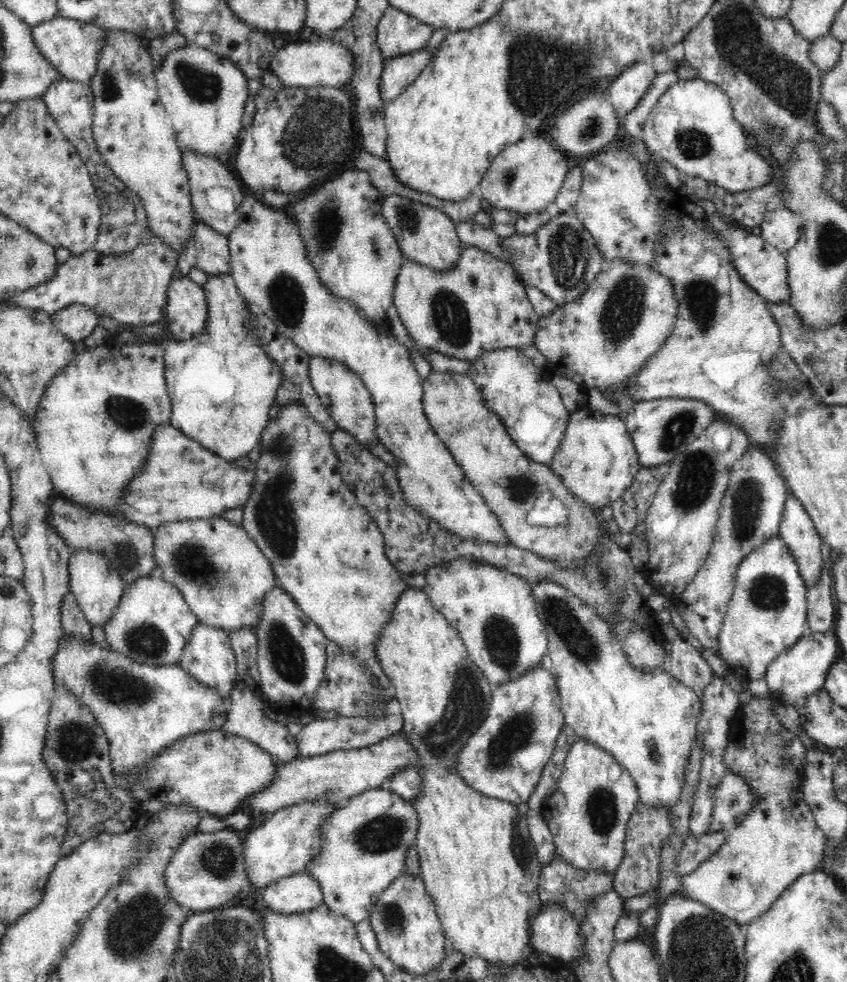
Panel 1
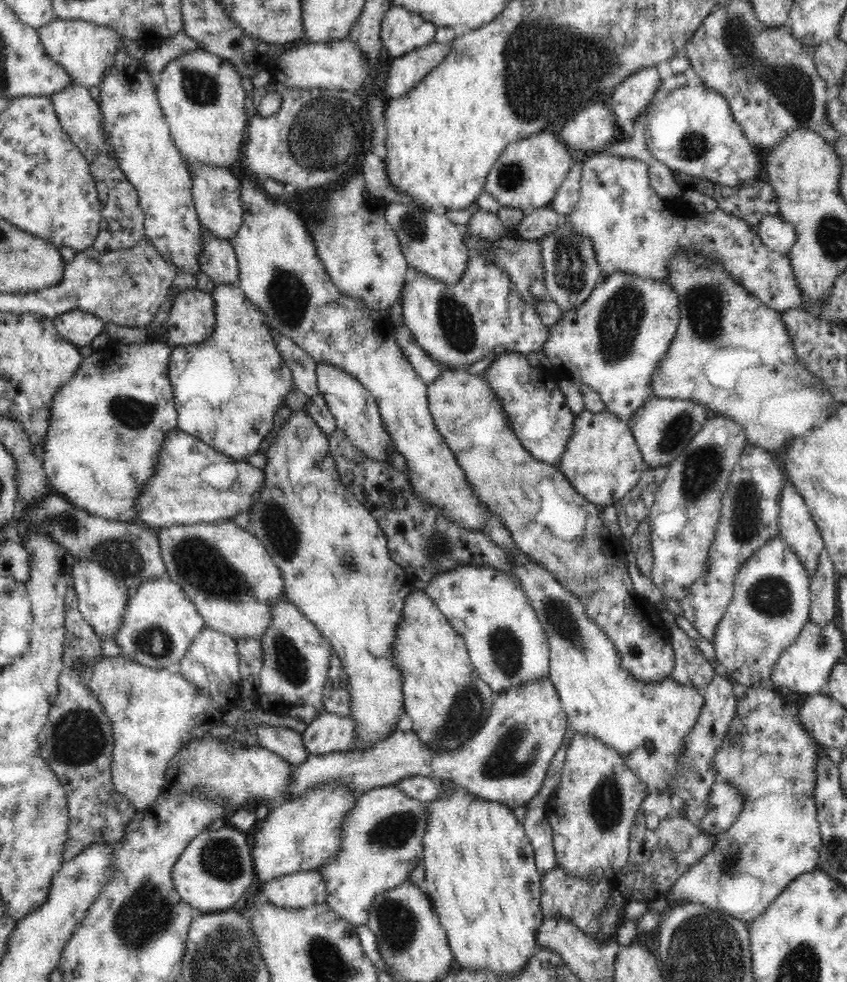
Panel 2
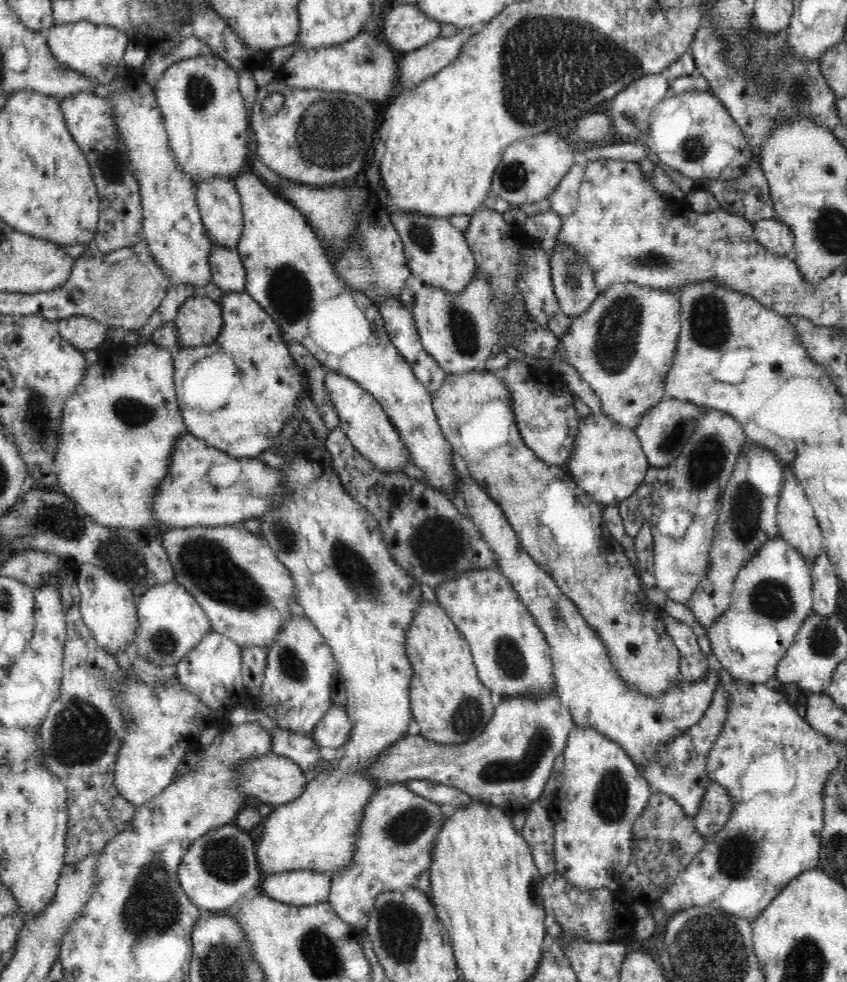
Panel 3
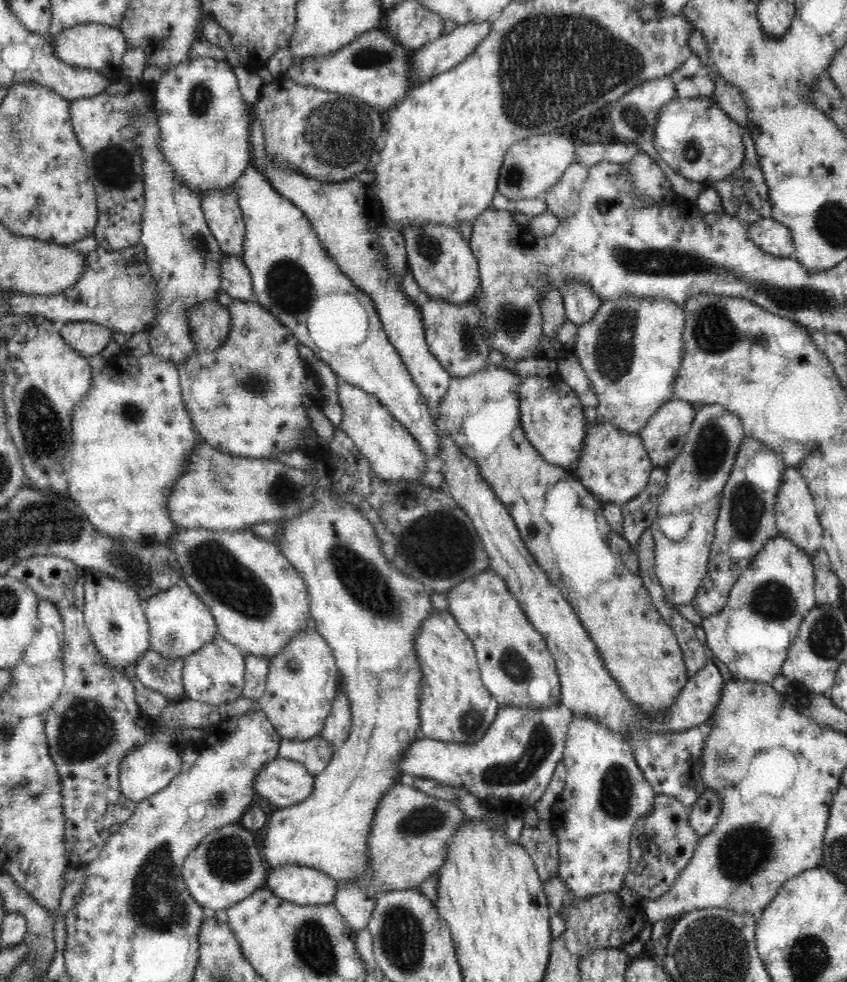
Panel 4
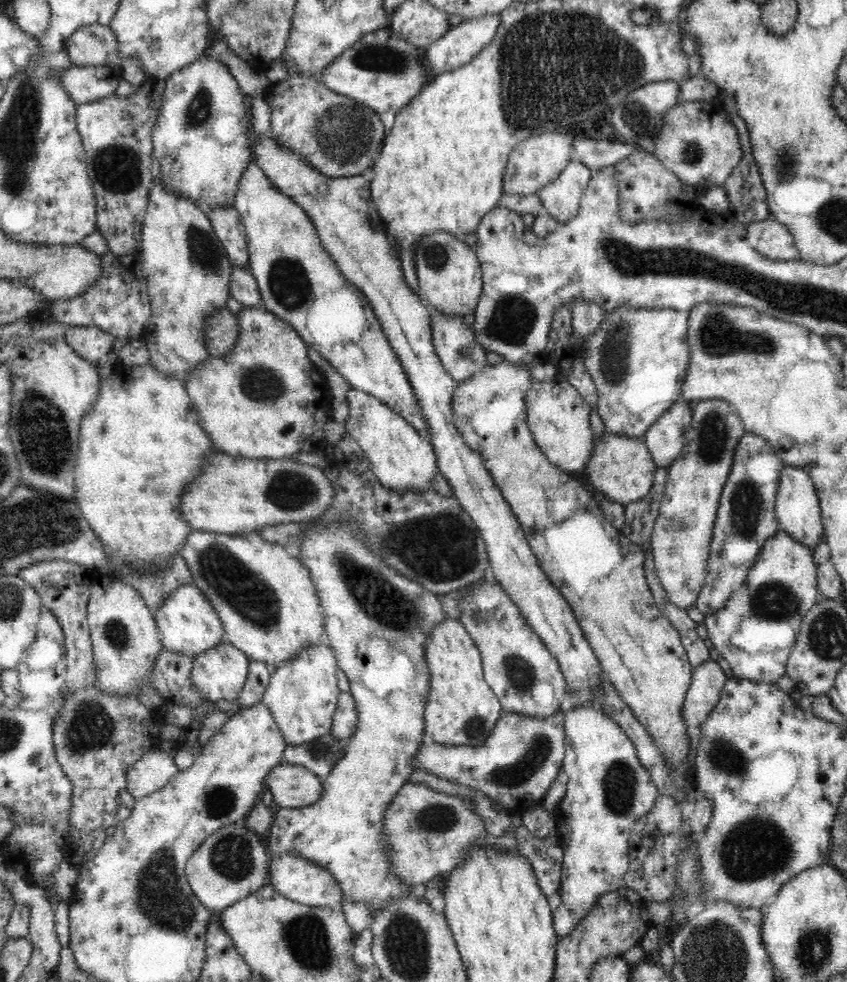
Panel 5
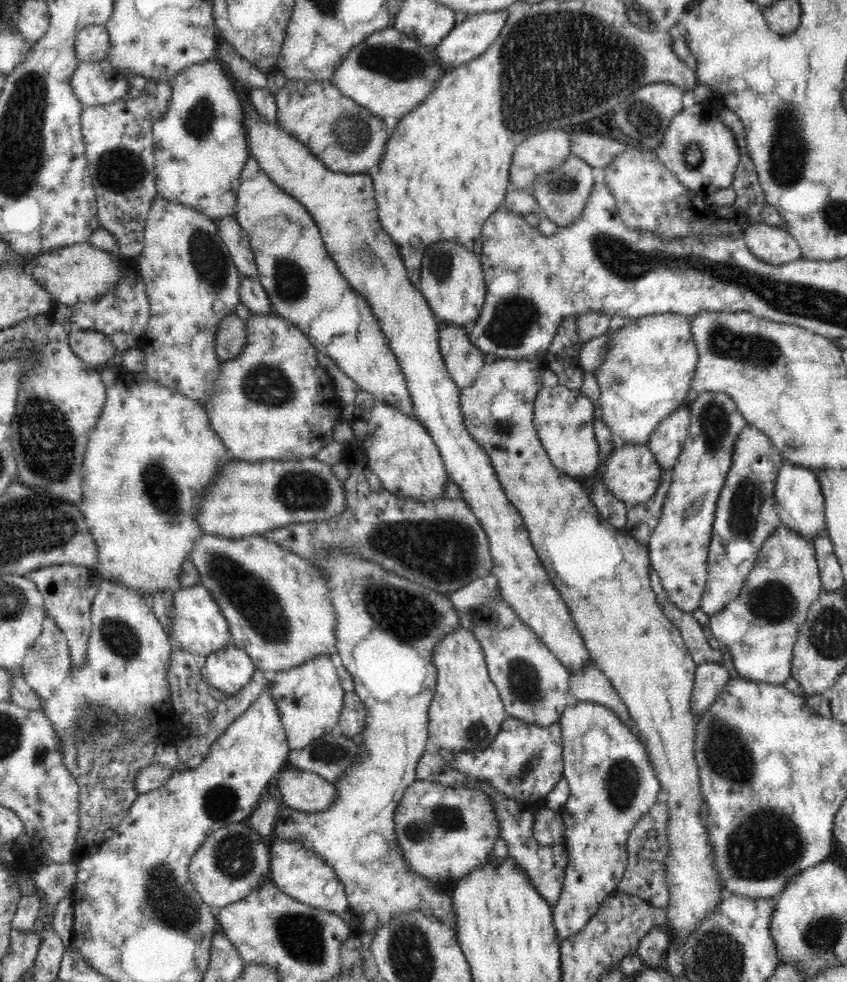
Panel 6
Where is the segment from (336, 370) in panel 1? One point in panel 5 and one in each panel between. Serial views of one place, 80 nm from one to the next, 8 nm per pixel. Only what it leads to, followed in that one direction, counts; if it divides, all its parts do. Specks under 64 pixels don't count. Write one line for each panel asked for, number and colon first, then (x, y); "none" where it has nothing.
2: (355, 409)
3: (362, 418)
4: (393, 453)
5: (401, 458)

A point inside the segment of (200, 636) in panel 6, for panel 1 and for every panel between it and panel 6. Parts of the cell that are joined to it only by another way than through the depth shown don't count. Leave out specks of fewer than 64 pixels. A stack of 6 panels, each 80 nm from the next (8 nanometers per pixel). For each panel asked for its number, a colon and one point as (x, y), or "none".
1: (152, 624)
2: (160, 624)
3: (171, 623)
4: (179, 623)
5: (187, 622)

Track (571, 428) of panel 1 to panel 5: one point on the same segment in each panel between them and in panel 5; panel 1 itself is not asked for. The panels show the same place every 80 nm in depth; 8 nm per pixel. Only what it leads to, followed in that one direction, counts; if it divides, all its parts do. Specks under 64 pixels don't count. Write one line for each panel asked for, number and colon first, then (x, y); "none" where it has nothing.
2: (602, 461)
3: (607, 462)
4: (613, 465)
5: (621, 468)

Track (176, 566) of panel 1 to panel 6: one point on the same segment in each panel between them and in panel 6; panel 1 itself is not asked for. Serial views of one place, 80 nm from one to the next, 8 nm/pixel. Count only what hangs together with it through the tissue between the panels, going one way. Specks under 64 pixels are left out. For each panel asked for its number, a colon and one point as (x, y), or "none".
2: (224, 570)
3: (247, 593)
4: (258, 600)
5: (265, 598)
6: (277, 605)

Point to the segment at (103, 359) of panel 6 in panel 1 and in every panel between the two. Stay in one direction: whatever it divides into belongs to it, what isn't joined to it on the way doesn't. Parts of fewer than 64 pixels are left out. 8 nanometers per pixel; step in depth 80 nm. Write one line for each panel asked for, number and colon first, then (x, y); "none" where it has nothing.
1: (76, 321)
2: (79, 327)
3: (84, 333)
4: (88, 338)
5: (91, 343)

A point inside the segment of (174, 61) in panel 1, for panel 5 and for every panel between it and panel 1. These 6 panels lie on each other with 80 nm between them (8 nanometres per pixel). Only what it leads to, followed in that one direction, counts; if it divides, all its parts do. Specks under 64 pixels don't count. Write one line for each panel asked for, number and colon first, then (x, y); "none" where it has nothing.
2: (201, 95)
3: (205, 116)
4: (203, 119)
5: (201, 146)

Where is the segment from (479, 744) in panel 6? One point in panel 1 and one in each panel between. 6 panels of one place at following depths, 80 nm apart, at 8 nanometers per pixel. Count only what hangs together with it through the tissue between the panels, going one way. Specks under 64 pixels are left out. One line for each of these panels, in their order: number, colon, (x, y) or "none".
1: (478, 862)
2: (444, 696)
3: (451, 706)
4: (455, 707)
5: (462, 709)

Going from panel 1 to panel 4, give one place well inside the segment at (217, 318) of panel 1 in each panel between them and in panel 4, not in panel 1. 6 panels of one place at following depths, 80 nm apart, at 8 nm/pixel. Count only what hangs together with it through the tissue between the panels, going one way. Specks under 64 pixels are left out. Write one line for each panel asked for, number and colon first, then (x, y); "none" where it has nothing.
2: (227, 389)
3: (236, 394)
4: (250, 398)

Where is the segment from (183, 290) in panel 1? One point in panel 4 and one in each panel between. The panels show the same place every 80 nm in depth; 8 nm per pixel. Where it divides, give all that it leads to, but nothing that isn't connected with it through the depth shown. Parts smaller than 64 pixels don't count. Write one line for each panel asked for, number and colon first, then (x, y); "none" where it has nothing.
2: (192, 318)
3: (198, 321)
4: (209, 321)

